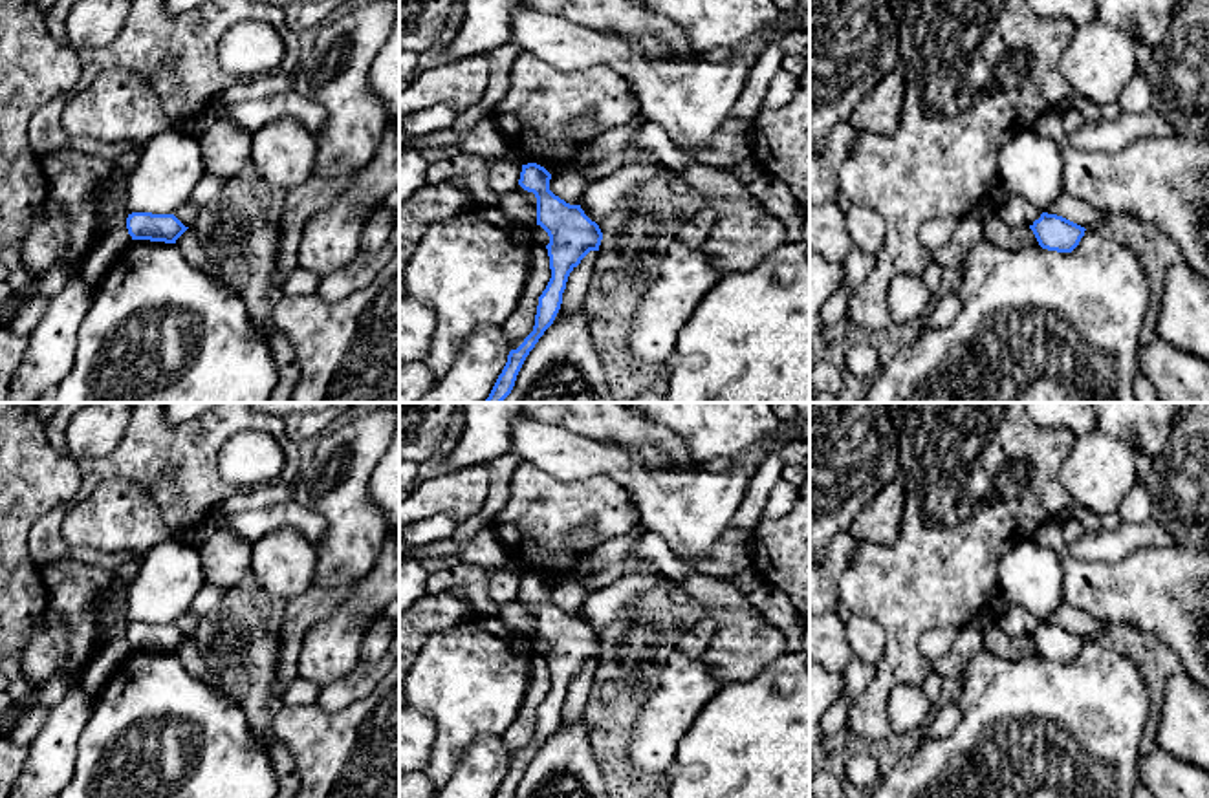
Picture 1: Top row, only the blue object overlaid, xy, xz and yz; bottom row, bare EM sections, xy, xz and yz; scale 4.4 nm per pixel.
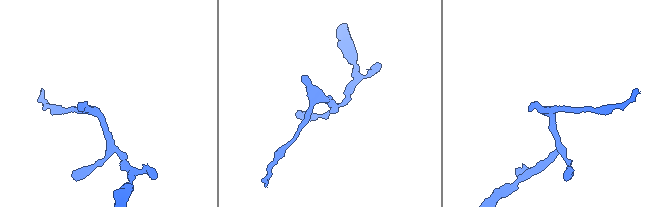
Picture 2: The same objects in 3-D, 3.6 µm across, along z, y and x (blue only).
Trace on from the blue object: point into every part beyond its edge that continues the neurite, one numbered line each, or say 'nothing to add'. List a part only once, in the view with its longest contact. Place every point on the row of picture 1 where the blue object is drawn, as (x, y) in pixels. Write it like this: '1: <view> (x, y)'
nothing to add

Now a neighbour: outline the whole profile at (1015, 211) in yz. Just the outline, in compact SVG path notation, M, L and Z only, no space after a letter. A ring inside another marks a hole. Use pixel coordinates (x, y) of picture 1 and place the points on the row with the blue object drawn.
M1004 194L1004 203L1000 207L998 218L1009 227L1029 227L1040 218L1040 210L1028 200L1013 194Z

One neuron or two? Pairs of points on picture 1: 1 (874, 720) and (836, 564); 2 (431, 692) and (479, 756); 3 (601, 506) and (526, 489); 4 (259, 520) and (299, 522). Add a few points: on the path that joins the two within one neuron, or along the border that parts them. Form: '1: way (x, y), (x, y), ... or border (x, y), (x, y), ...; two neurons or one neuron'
1: border (861, 542), (856, 557), (839, 579), (838, 597); two neurons
2: border (501, 734), (480, 734), (447, 778); two neurons
3: way (583, 502), (550, 502), (544, 496); one neuron
4: way (268, 518), (290, 518); one neuron

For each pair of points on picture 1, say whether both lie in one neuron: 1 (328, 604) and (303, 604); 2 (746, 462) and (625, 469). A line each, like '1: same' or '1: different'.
1: same
2: same

